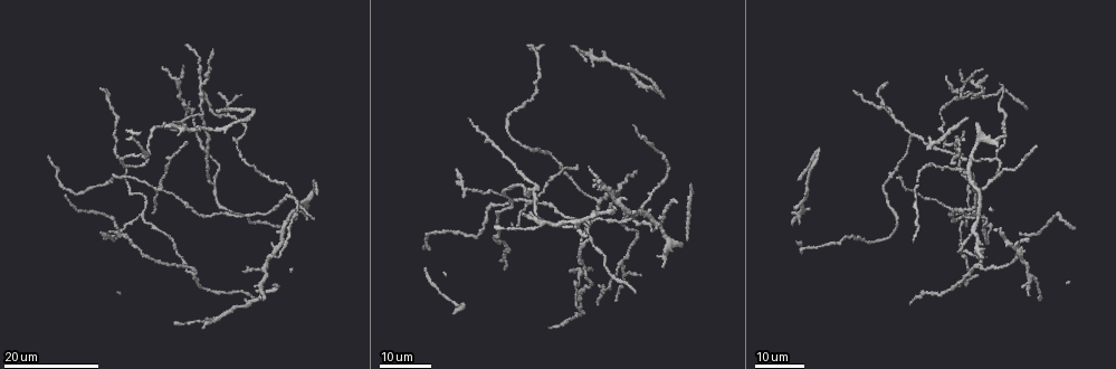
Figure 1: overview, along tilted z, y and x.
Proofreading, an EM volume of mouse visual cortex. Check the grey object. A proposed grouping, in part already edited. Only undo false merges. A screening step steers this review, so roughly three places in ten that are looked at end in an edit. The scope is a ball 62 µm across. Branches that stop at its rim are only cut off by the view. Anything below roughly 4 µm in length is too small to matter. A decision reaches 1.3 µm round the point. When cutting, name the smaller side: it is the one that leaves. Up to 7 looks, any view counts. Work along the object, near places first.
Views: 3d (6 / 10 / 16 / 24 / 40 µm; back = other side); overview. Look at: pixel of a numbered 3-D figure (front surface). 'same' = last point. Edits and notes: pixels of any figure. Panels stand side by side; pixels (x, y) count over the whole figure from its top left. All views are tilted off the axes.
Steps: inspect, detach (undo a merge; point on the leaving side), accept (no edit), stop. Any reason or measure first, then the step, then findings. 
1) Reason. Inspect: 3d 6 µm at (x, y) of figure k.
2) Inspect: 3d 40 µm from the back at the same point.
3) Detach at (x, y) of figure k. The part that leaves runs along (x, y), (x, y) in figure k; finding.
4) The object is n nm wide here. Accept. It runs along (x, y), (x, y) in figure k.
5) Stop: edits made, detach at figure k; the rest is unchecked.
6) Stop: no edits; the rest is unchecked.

Inspect: 3d 24 µm at (961, 98) of figure 1.

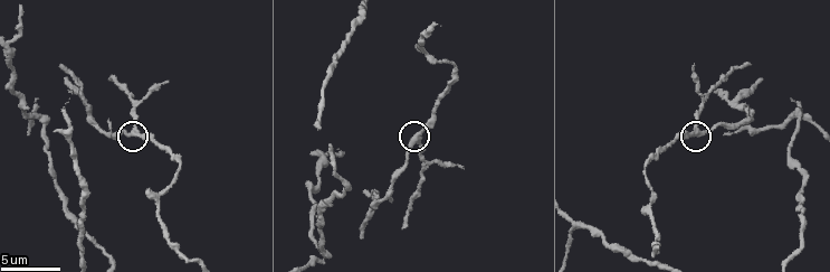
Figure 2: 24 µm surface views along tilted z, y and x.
Inspect: 3d 10 µm at (135, 130) of figure 2.

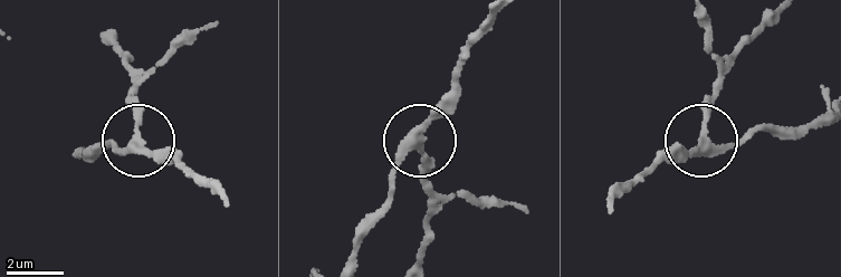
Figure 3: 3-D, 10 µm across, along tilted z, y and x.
The side arm is 10 µm long; 3 arms meet here. Accept. All the same neuron.

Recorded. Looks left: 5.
Inspect: 3d 10 µm at (321, 89) of figure 2.

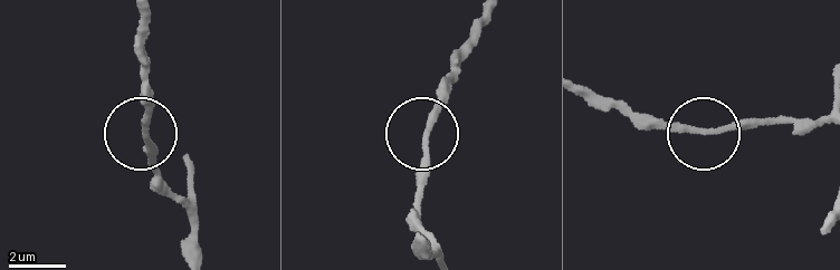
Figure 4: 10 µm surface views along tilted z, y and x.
The side arm is 111 µm long. Accept. It runs along (426, 135), (441, 77) in figure 4; one neuron here.

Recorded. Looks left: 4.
Two arms in line, one across. Inspect: 3d 16 µm at (139, 215) of figure 1.

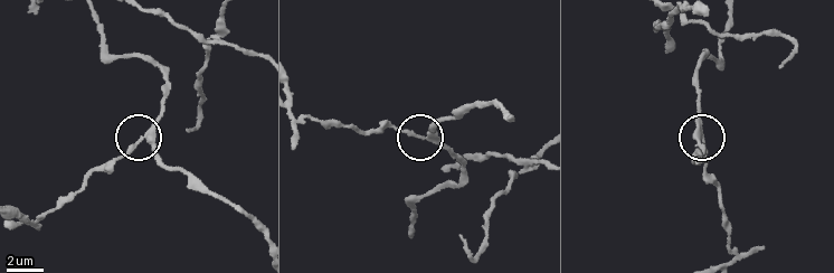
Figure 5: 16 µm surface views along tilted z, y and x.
Zoom in. Inspect: 3d 6 µm at (701, 133) of figure 5.

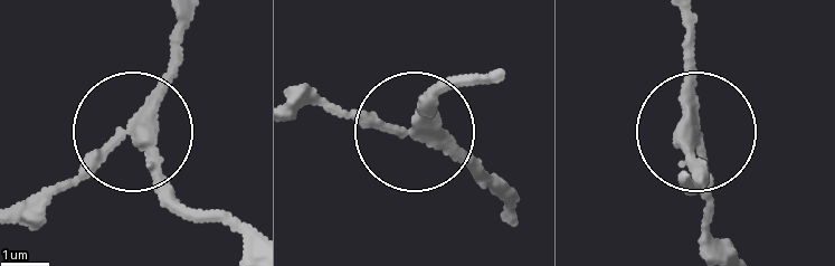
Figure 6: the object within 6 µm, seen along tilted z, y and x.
The object is 260 nm wide here. Detach at (82, 173) of figure 6. The part that leaves runs along (134, 124), (10, 212) in figure 6; a second neuron is stuck on.

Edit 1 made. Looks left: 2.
Three-way junction. Inspect: 3d 24 µm at (984, 267) of figure 1.

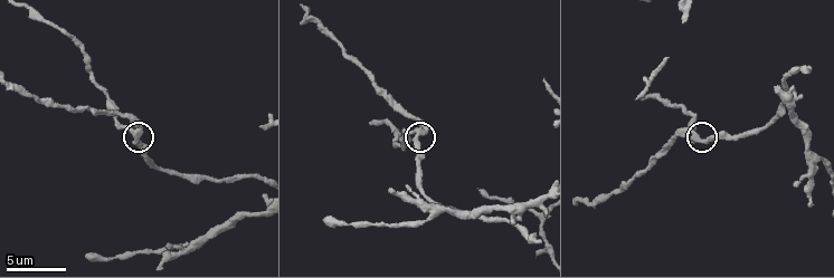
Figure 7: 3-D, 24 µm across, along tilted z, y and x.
Inspect: 3d 6 µm at (137, 135) of figure 7.

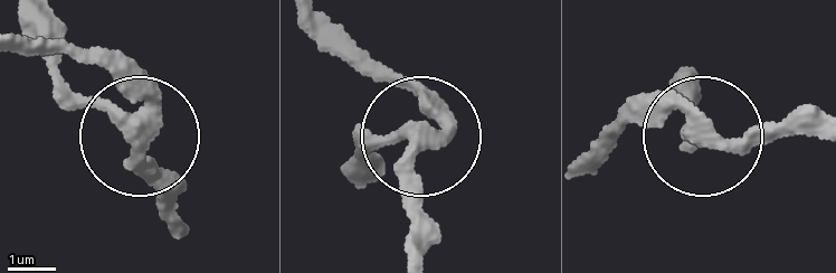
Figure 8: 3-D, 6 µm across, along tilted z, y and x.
The object is 280 nm wide here. Accept. Continuous, no second neuron.

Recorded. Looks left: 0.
Stop: edits made, detach at figure 6; the rest is unchecked.

